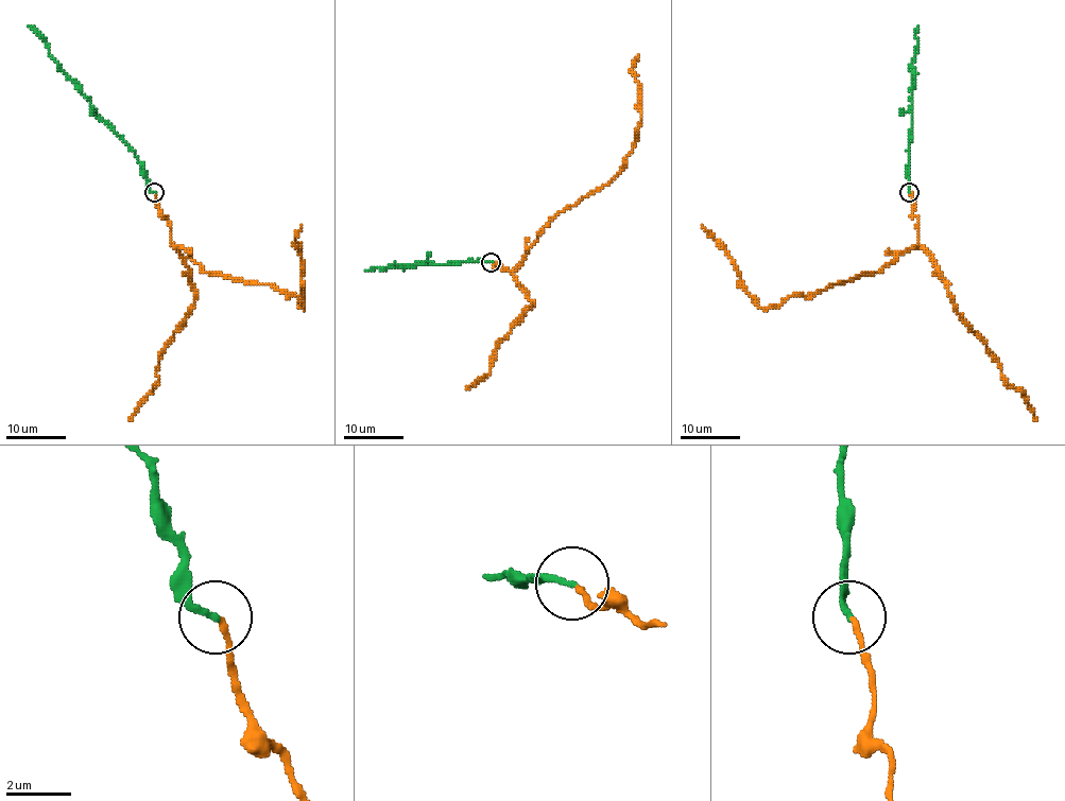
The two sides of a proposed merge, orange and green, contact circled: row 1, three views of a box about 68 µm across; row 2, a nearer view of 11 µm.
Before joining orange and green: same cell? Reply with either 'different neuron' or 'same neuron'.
same neuron

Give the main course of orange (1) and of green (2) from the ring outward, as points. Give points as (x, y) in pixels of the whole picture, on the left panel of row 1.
1: (155, 193), (170, 240), (208, 273), (269, 283), (295, 295), (303, 308), (303, 261), (294, 239), (302, 225)
2: (153, 193), (136, 153), (101, 120), (91, 101), (51, 55), (47, 41), (28, 25)

